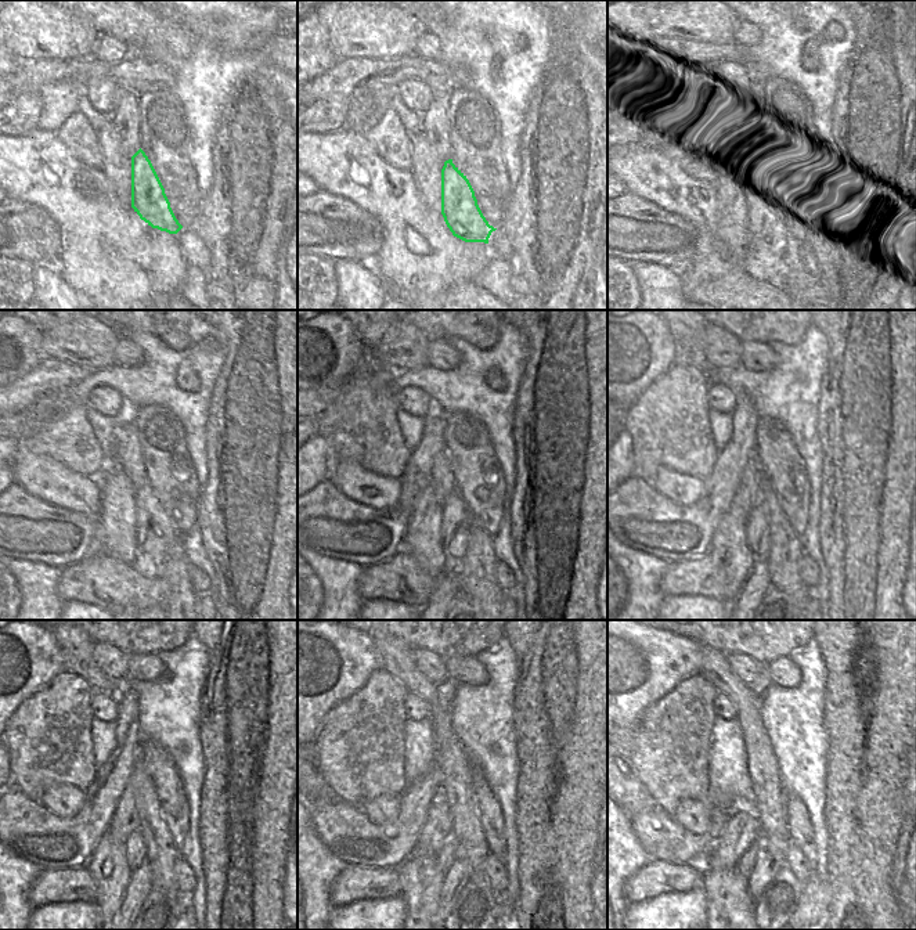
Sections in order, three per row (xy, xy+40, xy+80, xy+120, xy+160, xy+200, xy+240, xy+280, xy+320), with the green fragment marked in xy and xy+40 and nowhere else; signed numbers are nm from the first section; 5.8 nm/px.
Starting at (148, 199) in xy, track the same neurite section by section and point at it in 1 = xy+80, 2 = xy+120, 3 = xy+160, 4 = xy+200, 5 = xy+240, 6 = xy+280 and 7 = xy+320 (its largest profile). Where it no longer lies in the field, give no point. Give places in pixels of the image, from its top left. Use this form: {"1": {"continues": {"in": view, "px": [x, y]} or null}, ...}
{"1": {"continues": {"in": "xy+80", "px": [774, 229]}}, "2": {"continues": {"in": "xy+120", "px": [154, 532]}}, "3": {"continues": {"in": "xy+160", "px": [455, 518]}}, "4": {"continues": {"in": "xy+200", "px": [757, 539]}}, "5": {"continues": {"in": "xy+240", "px": [136, 849]}}, "6": {"continues": {"in": "xy+280", "px": [449, 851]}}, "7": {"continues": {"in": "xy+320", "px": [746, 864]}}}

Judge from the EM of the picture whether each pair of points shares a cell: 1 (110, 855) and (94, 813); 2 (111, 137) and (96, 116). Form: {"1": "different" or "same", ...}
{"1": "different", "2": "different"}

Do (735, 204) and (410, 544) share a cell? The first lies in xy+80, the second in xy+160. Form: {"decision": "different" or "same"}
{"decision": "same"}

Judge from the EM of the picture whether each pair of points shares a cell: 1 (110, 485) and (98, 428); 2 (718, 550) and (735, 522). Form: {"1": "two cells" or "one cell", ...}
{"1": "two cells", "2": "one cell"}

